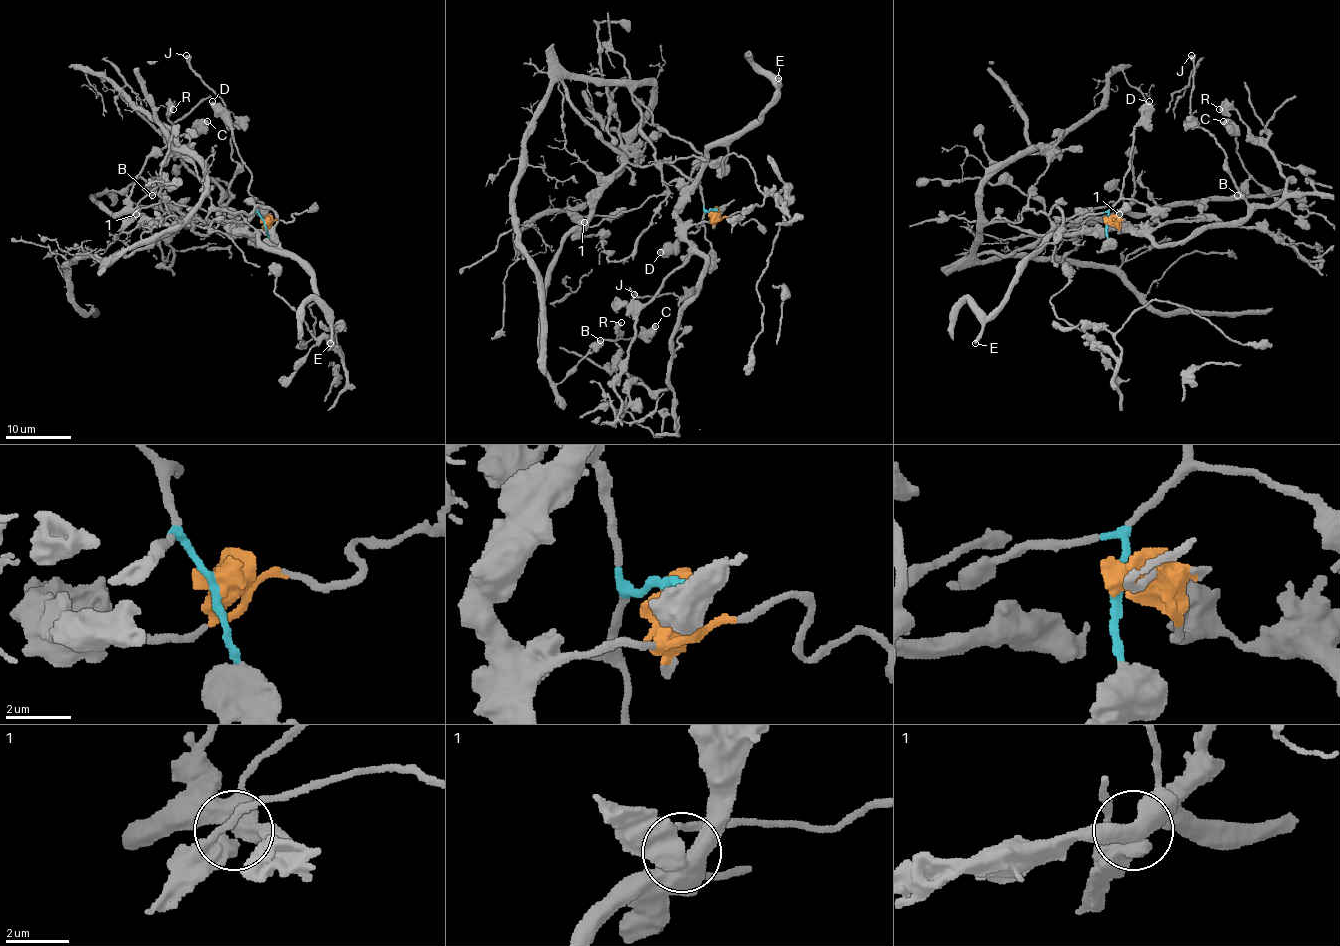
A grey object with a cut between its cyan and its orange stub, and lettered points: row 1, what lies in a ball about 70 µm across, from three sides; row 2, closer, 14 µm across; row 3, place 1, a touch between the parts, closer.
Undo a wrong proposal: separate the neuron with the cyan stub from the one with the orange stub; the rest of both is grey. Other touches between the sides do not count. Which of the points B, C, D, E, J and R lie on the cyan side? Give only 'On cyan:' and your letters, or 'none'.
On cyan: B, C, D

